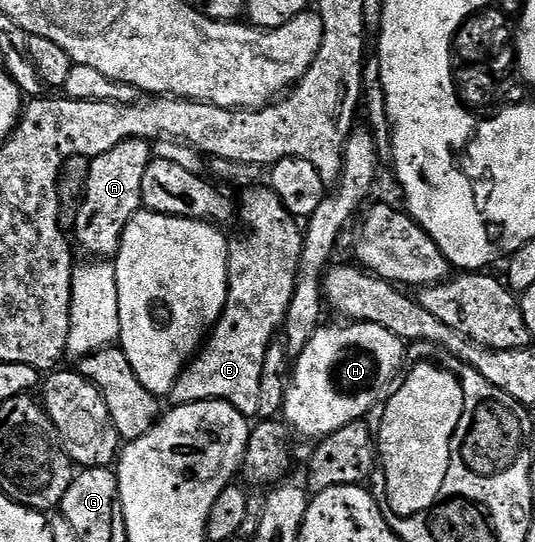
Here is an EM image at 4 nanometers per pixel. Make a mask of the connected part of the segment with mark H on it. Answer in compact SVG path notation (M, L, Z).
M354 321L343 325L347 327L327 326L320 326L319 332L311 338L309 345L294 360L281 412L286 426L294 434L296 431L307 439L315 439L314 441L326 439L328 435L340 431L345 425L366 420L368 418L366 415L375 406L376 408L380 406L381 400L388 394L389 388L396 382L397 376L405 367L404 340L389 333L389 329L381 325Z

